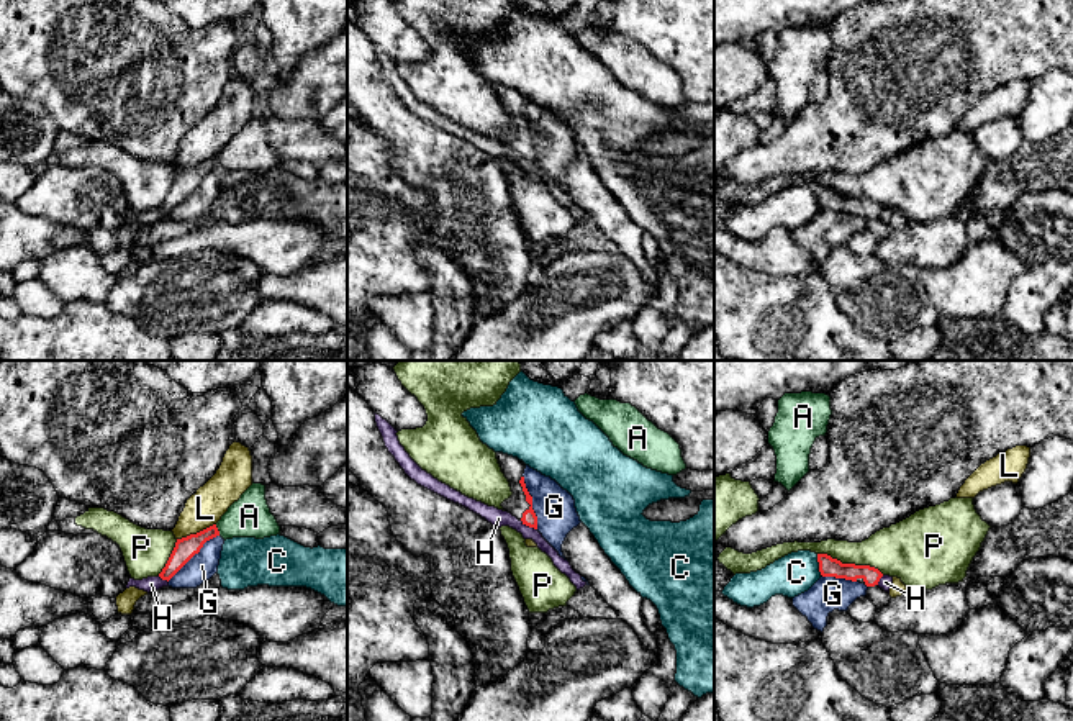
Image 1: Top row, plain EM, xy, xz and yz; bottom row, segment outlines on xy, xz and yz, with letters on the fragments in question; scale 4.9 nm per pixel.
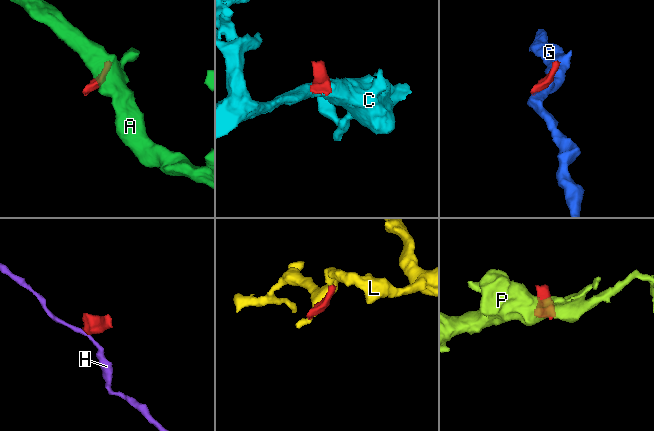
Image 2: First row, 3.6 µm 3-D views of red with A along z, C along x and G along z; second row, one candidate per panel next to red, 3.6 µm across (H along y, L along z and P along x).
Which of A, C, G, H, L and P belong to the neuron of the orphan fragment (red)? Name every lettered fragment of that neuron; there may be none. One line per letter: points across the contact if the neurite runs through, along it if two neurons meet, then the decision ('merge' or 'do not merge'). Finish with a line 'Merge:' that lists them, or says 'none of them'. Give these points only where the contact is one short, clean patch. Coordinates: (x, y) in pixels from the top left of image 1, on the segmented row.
A: border xy (215, 525), (220, 535); do not merge
C: border yz (816, 554), (821, 574); do not merge
G: do not merge
H: border xz (521, 520), (536, 530); do not merge
L: do not merge
P: border yz (818, 553), (826, 553), (842, 562), (869, 564), (883, 574); do not merge
Merge: none of them

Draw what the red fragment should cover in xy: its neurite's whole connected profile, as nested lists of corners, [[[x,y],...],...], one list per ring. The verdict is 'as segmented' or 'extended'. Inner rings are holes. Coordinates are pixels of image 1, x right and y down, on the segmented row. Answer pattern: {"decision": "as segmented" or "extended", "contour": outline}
{"decision": "as segmented", "contour": [[[216,524],[187,537],[177,539],[175,547],[159,574],[162,580],[170,580],[195,554],[200,552],[203,544],[220,536]]]}

